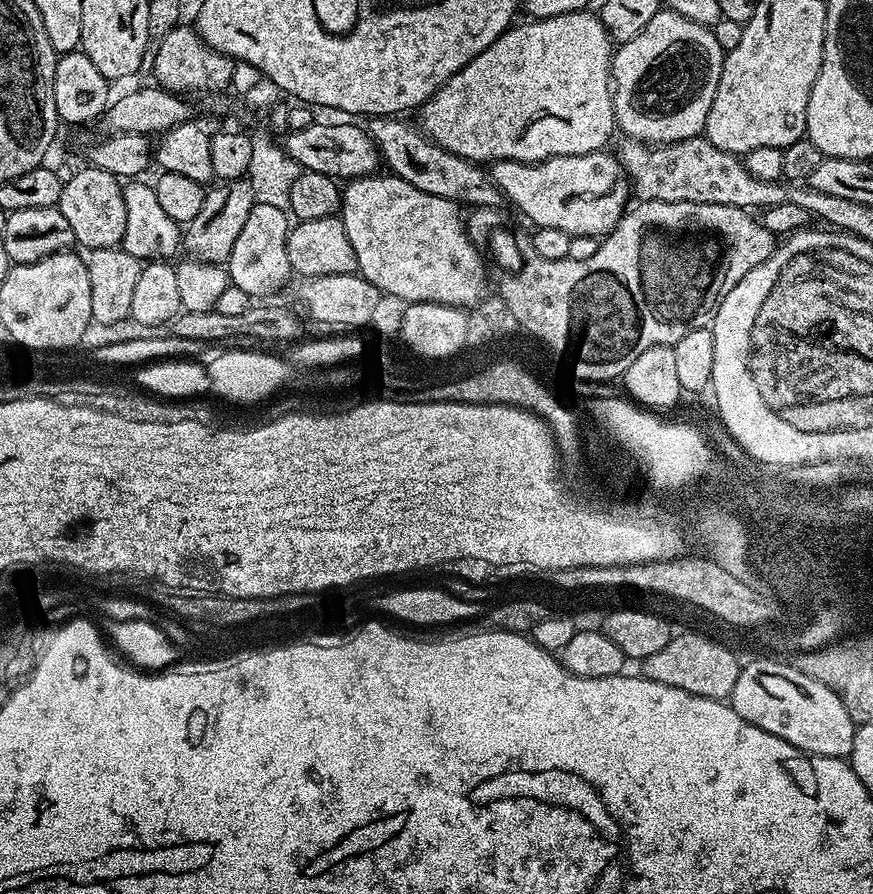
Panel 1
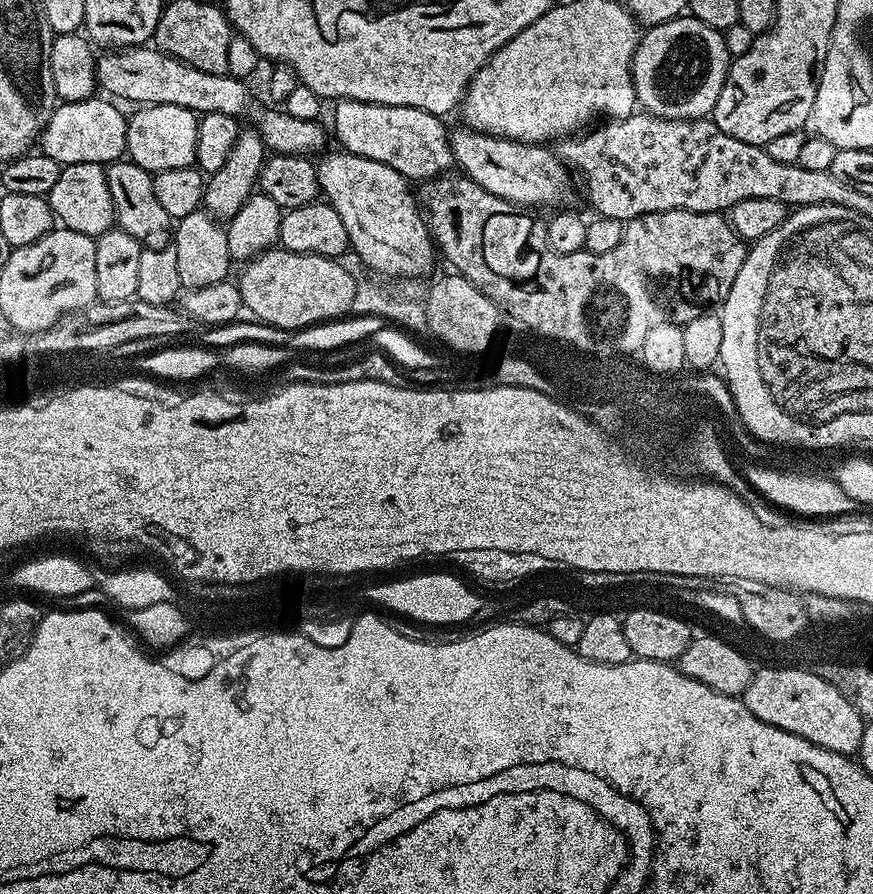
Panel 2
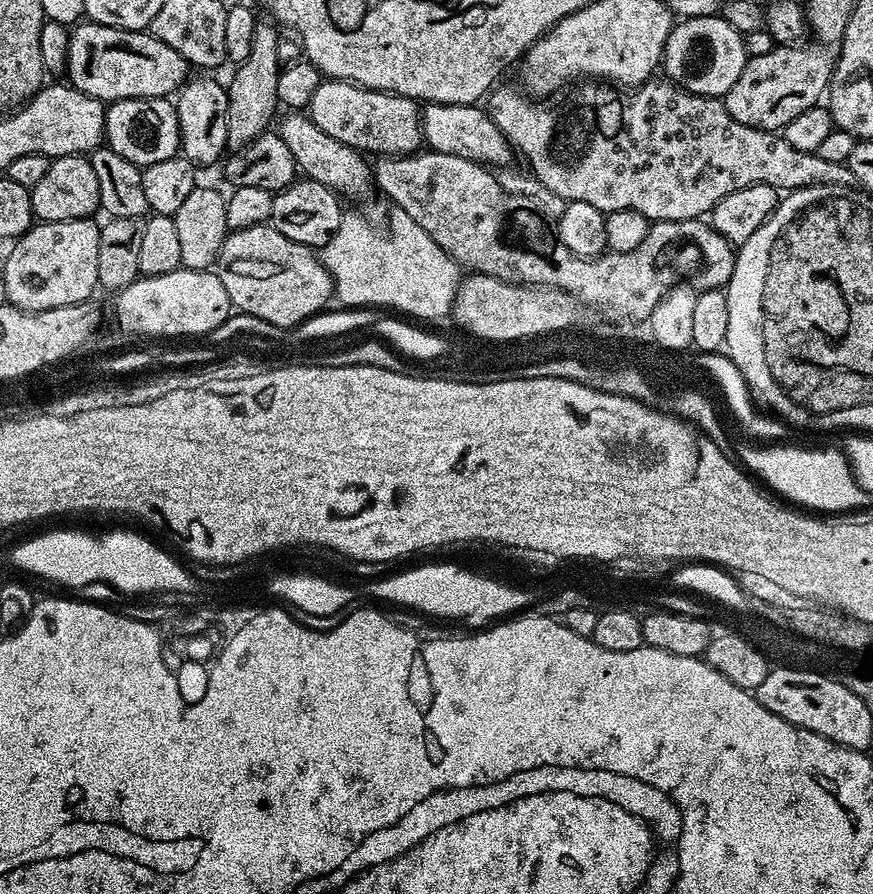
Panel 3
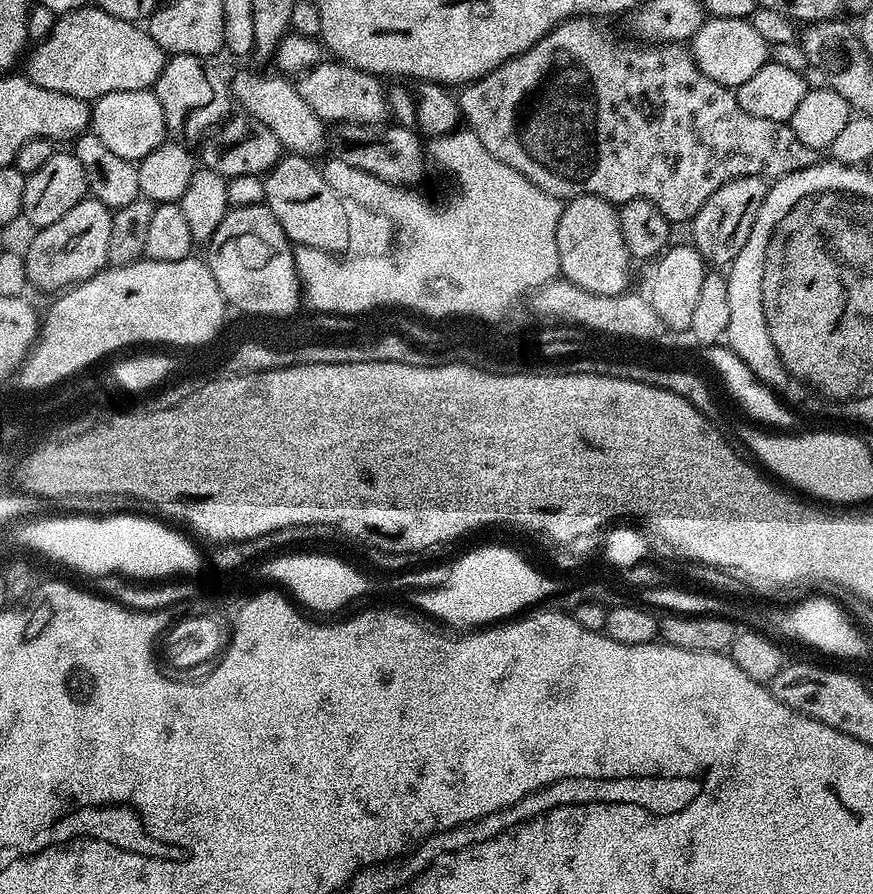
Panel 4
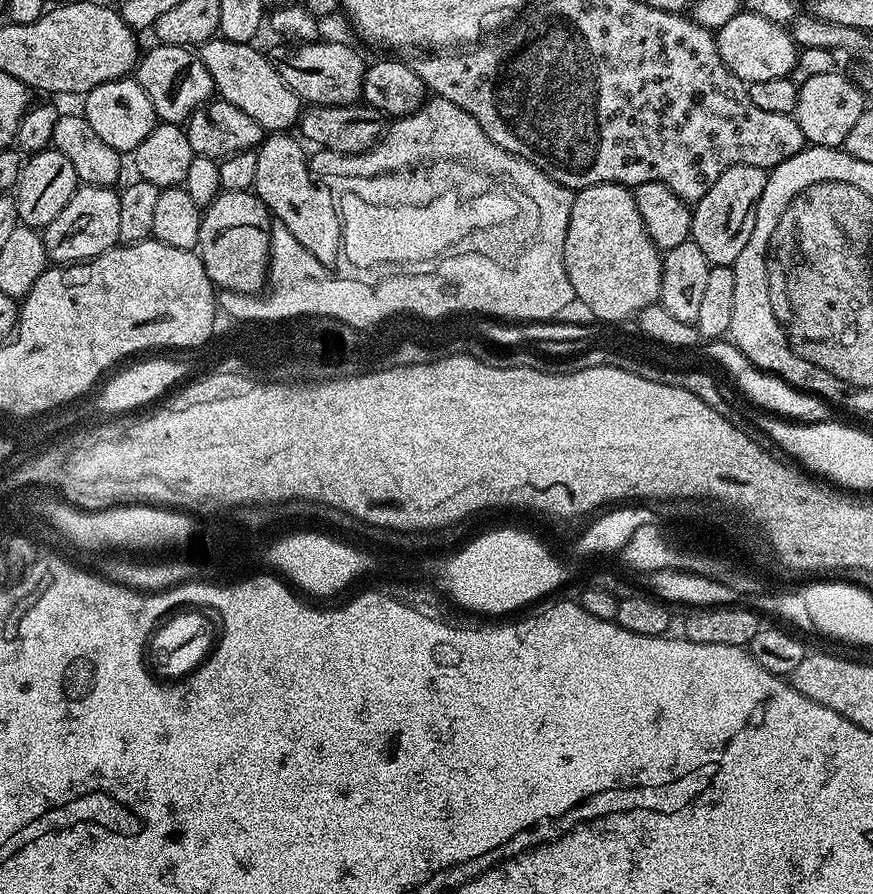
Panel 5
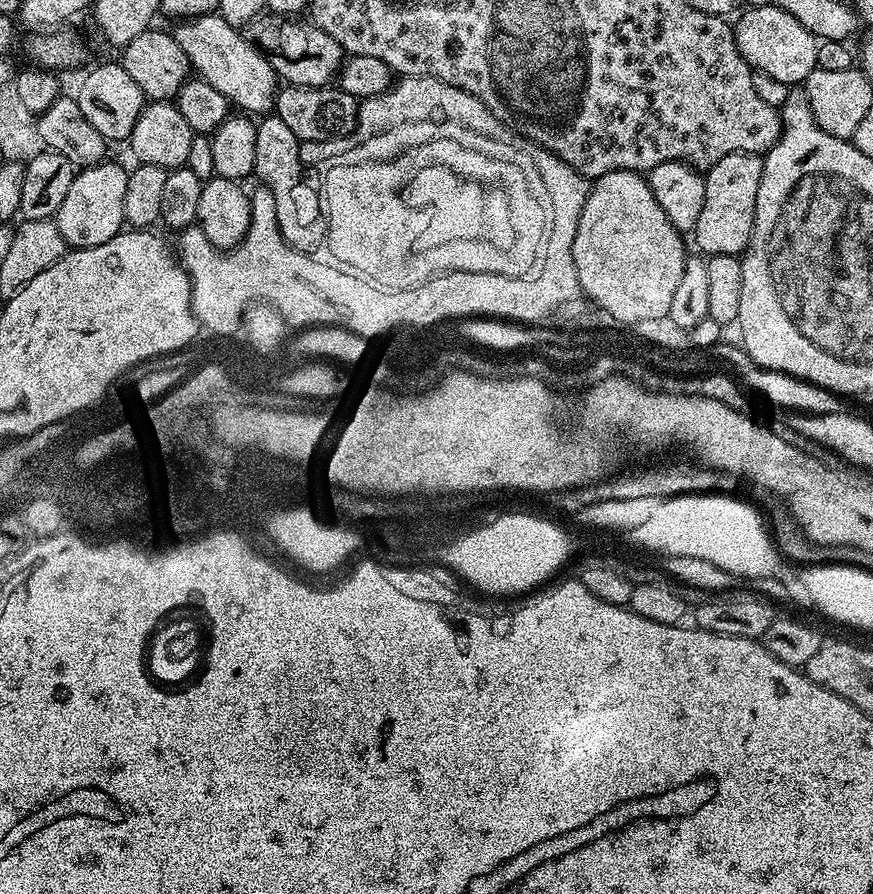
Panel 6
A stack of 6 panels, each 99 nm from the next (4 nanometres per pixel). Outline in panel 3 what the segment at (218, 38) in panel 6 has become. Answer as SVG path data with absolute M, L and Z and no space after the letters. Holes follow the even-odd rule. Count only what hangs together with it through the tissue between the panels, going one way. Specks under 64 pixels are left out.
M288 114L288 117L281 122L278 127L278 135L282 142L290 149L290 154L294 154L294 162L297 169L307 179L314 182L322 182L333 192L341 197L364 196L374 188L374 172L367 164L365 157L356 149L338 142L338 138L330 138L330 134L325 134L323 130L318 130L314 126L312 117L307 114Z

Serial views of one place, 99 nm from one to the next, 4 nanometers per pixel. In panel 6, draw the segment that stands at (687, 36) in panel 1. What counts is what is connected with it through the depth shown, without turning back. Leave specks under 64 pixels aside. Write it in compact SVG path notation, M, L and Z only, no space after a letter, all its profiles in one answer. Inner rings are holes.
M774 2L761 8L749 7L747 11L741 11L740 21L734 24L736 45L742 58L755 71L770 74L770 78L778 78L778 82L789 86L803 85L804 80L817 68L817 37Z

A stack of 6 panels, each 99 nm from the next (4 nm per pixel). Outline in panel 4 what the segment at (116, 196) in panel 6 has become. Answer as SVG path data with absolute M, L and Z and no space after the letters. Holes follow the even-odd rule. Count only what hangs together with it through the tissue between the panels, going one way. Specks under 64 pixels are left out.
M86 198L74 206L58 222L50 222L50 226L39 229L35 233L36 237L28 244L28 249L23 249L24 265L28 275L28 283L34 289L41 288L44 292L59 293L61 290L67 290L74 284L81 284L83 280L90 279L94 274L98 274L108 264L108 255L106 250L110 243L110 222L112 221L113 209L106 207L102 202L95 198Z

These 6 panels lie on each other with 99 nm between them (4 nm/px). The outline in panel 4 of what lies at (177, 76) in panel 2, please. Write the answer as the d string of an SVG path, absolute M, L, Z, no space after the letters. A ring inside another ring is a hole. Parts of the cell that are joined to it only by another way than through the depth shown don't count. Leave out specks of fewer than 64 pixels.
M85 6L57 15L48 37L27 53L26 75L42 90L58 90L58 94L94 102L118 90L151 89L162 74L165 59L158 42L139 23L114 18L114 14L106 14L106 10L95 6Z

